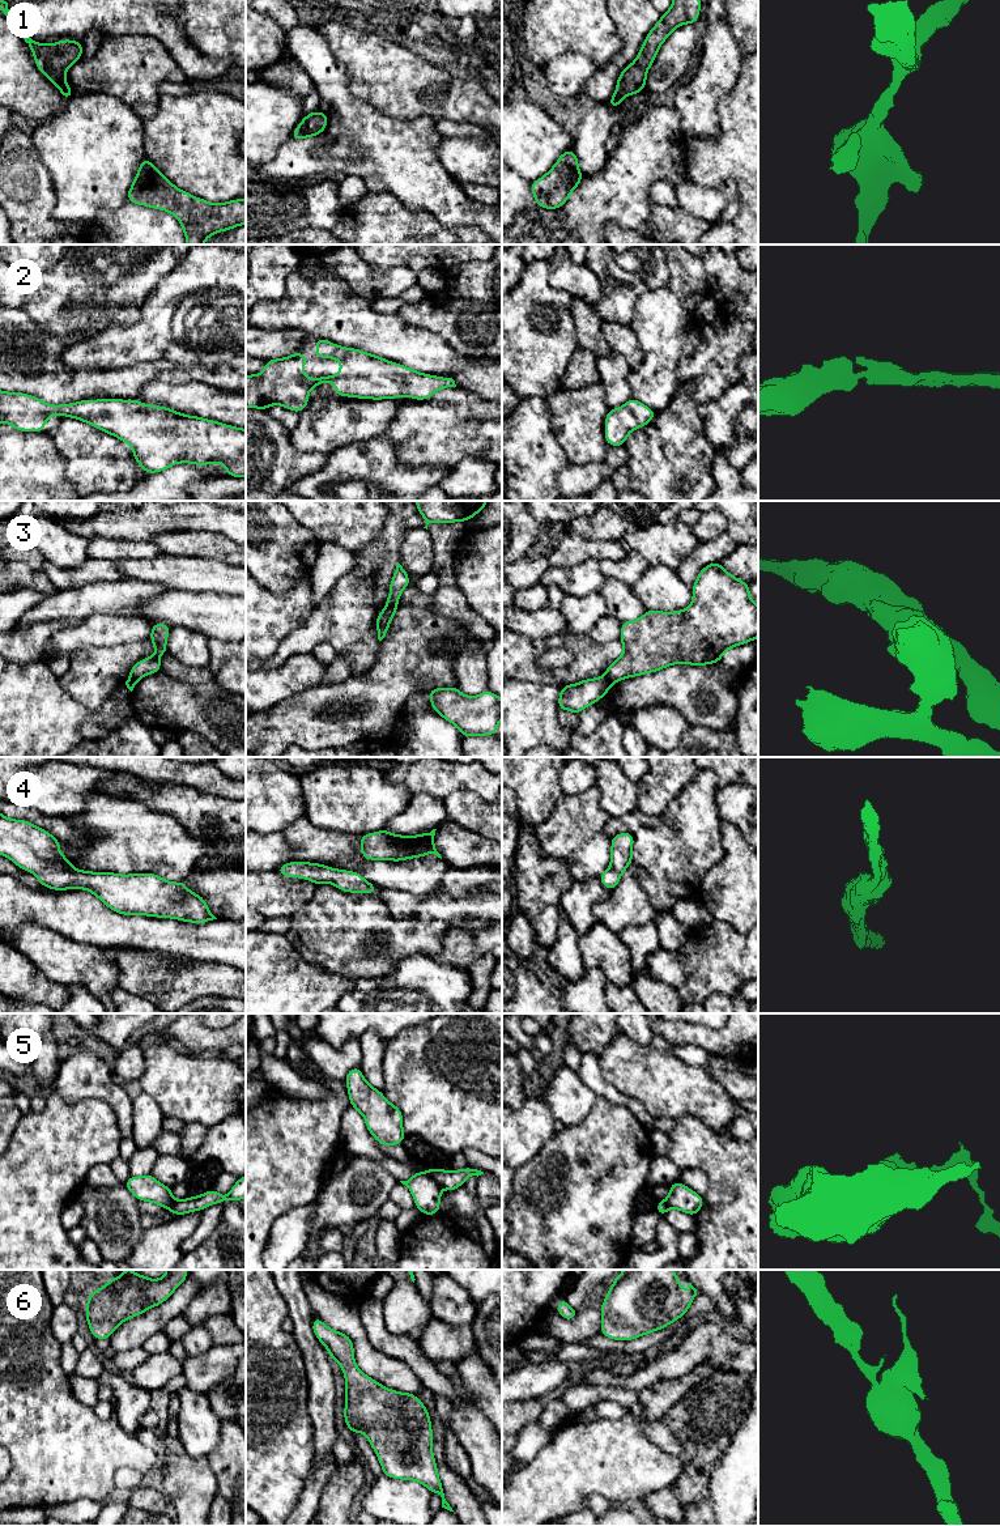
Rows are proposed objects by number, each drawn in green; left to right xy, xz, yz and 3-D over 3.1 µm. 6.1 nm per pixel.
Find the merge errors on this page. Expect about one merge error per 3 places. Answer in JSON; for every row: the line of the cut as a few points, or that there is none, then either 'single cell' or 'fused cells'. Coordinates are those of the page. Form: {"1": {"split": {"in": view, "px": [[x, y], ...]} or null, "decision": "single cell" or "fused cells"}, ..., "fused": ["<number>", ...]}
{"1": {"split": null, "decision": "single cell"}, "2": {"split": null, "decision": "single cell"}, "3": {"split": {"in": "xz", "px": [[396, 603], [386, 607]]}, "decision": "fused cells"}, "4": {"split": null, "decision": "single cell"}, "5": {"split": {"in": "xz", "px": [[426, 1172], [439, 1187]]}, "decision": "fused cells"}, "6": {"split": null, "decision": "single cell"}, "fused": ["3", "5"]}

